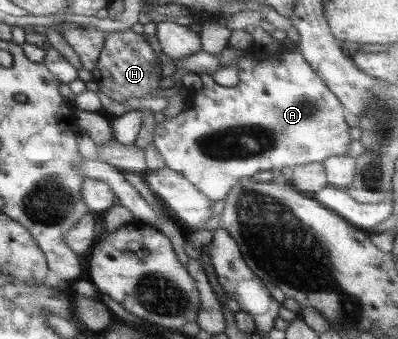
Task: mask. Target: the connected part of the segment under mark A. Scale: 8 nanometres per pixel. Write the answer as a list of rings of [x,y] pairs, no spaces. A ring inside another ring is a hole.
[[[227,44],[217,55],[222,66],[230,66],[230,62],[236,60],[238,82],[235,86],[220,86],[212,81],[210,74],[198,73],[202,87],[190,89],[183,110],[176,116],[164,117],[153,130],[152,143],[166,162],[166,167],[178,171],[181,178],[188,180],[210,202],[222,200],[243,177],[249,178],[261,170],[282,170],[347,154],[351,141],[349,127],[344,121],[346,111],[341,102],[297,50],[268,56],[262,52],[256,56],[244,52],[240,56],[240,52]]]

